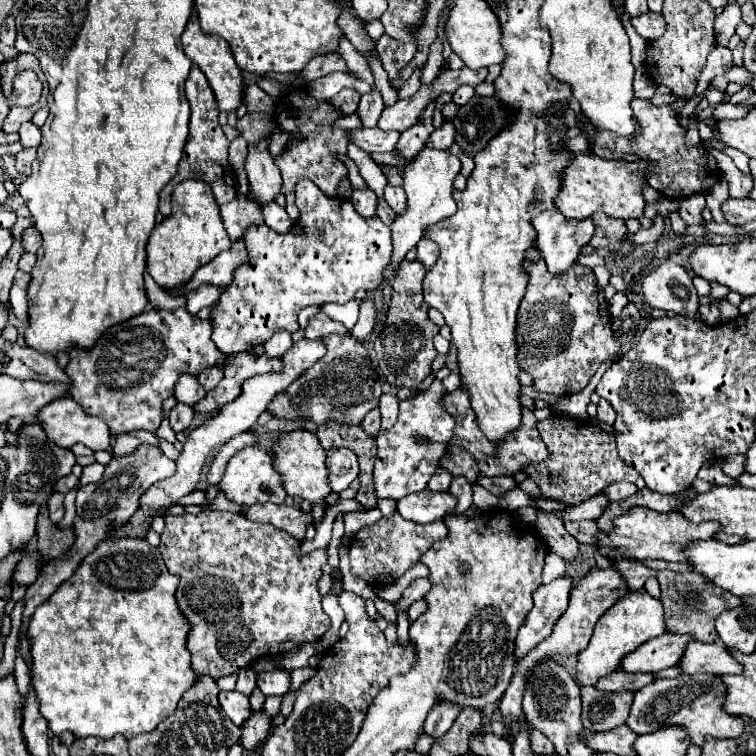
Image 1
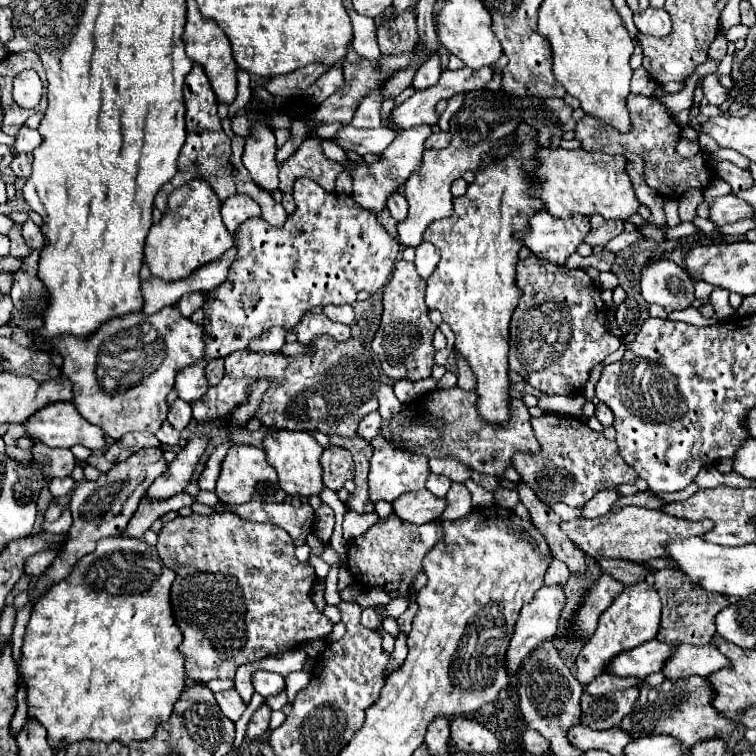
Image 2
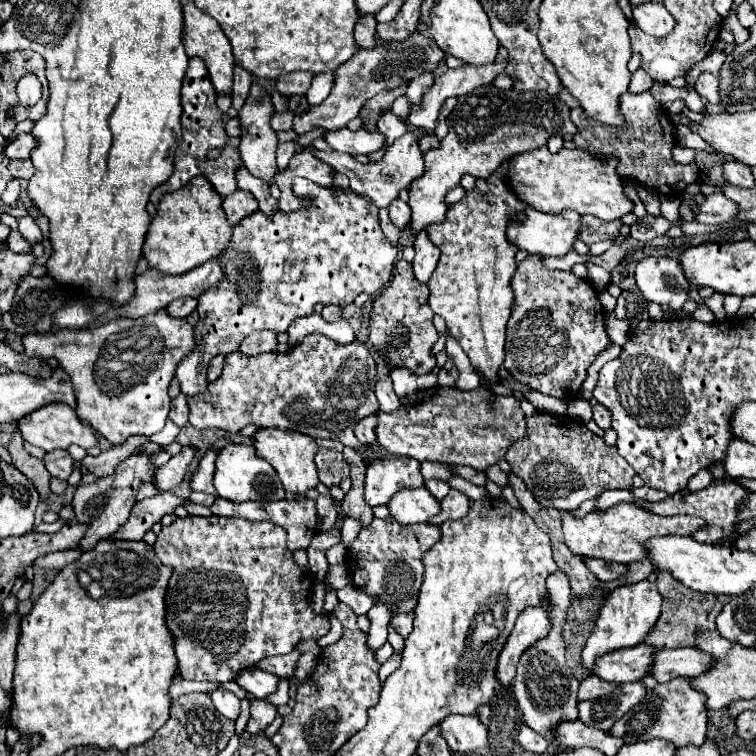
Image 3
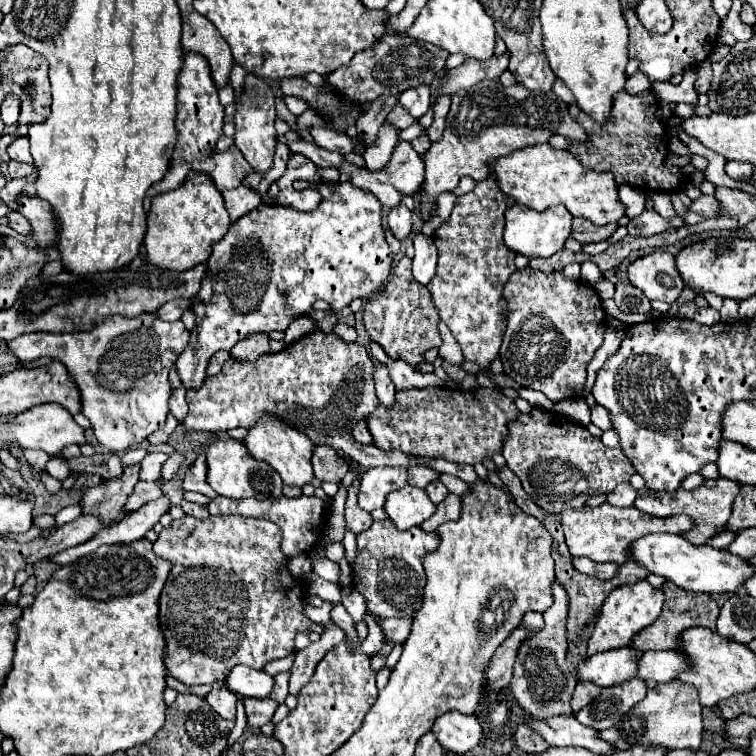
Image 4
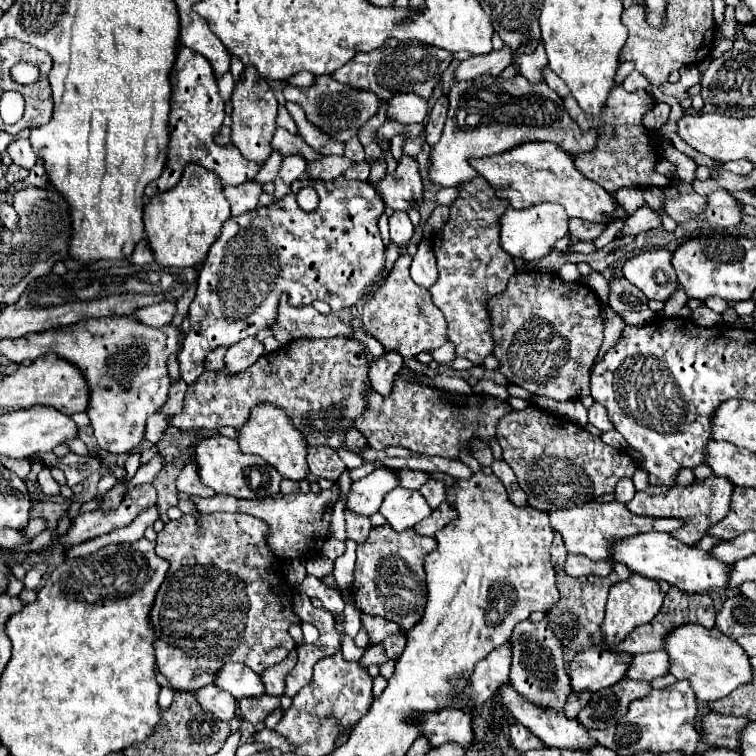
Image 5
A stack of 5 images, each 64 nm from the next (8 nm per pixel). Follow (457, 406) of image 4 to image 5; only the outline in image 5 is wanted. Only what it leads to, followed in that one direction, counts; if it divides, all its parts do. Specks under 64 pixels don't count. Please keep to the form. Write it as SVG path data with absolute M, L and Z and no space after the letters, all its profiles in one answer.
M396 374L392 394L388 394L388 398L382 398L370 390L366 410L360 414L360 418L356 418L354 428L368 440L368 446L374 450L404 446L418 454L458 460L460 448L470 446L470 440L490 442L490 438L496 436L498 420L510 410L512 408L506 400L494 396L450 394L446 390L424 386L416 380L404 380L400 374Z

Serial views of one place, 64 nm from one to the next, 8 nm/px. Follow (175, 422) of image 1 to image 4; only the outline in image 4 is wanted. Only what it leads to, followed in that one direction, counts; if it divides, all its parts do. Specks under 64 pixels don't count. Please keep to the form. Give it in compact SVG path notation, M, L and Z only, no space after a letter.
M180 386L176 390L172 390L172 396L170 396L170 412L176 416L176 420L180 422L184 418L184 414L188 412L188 406L186 406L186 388Z

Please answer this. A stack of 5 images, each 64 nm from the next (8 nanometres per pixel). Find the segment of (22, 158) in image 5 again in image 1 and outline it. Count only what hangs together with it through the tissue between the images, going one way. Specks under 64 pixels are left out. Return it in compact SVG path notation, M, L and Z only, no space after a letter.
M24 122L24 126L20 126L20 130L18 130L18 136L20 136L20 144L24 148L38 148L40 140L42 140L40 128L34 126L32 122Z

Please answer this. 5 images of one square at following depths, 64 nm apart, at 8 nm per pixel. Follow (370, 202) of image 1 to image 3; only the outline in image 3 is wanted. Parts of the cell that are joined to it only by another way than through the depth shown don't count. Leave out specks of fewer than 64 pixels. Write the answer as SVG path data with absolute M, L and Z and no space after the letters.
M406 132L404 136L400 136L386 152L386 156L376 162L376 164L360 164L356 162L352 156L348 154L340 154L340 152L324 152L324 150L316 150L312 148L312 154L316 154L316 158L320 158L324 164L332 166L336 172L346 174L350 178L350 188L360 194L370 198L378 208L388 208L400 194L400 190L408 190L408 186L420 178L420 174L424 174L424 162L422 162L422 152L418 148L418 134Z

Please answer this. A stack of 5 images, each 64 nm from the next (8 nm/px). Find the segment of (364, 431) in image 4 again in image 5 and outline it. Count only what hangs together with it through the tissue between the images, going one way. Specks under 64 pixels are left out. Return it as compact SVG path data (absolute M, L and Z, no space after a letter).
M354 428L346 432L346 440L344 440L344 450L350 450L350 452L360 452L362 448L366 446L366 438L360 436L360 432L356 432Z

